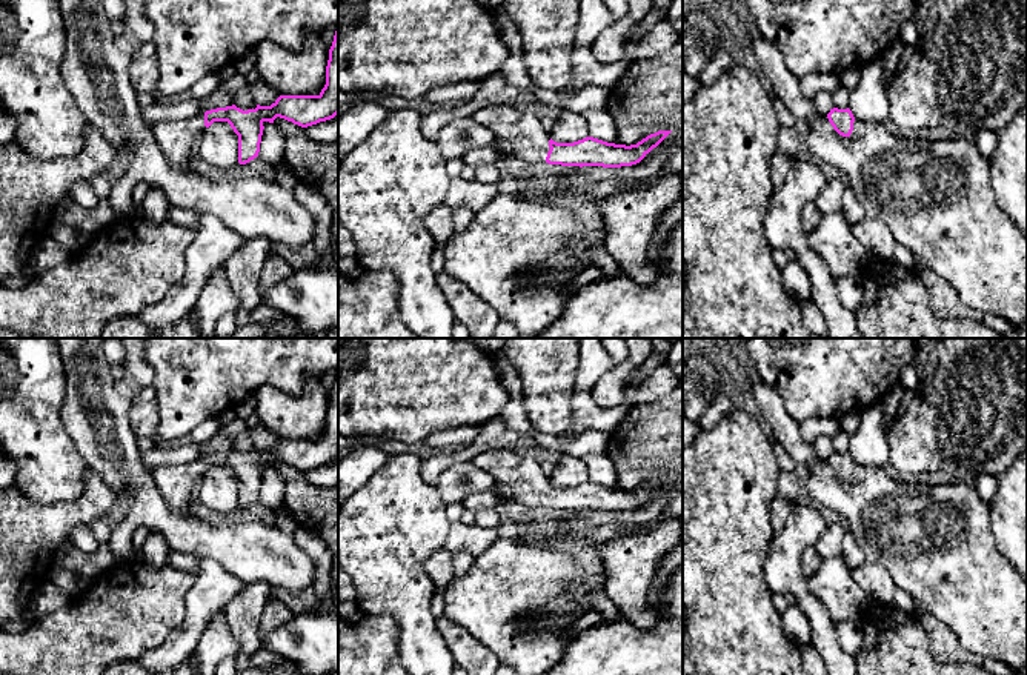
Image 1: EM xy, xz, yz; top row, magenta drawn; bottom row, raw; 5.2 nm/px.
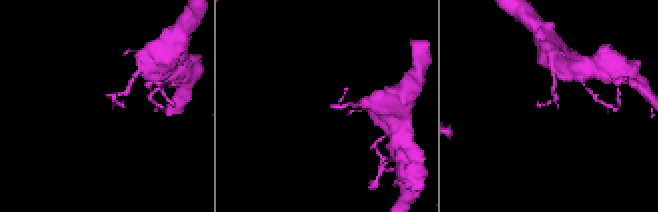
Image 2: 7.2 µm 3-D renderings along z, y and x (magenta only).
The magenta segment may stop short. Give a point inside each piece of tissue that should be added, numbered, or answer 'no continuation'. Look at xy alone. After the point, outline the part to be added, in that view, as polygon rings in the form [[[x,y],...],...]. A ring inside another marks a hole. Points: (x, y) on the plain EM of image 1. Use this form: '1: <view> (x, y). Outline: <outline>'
1: xy (176, 483). Outline: [[[204,458],[184,464],[157,466],[151,472],[168,507],[177,515],[192,515],[194,489],[206,475]]]

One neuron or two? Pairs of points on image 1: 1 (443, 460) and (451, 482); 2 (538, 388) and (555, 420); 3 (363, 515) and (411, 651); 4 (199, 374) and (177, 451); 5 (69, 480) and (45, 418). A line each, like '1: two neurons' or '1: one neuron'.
1: two neurons
2: one neuron
3: one neuron
4: two neurons
5: one neuron

